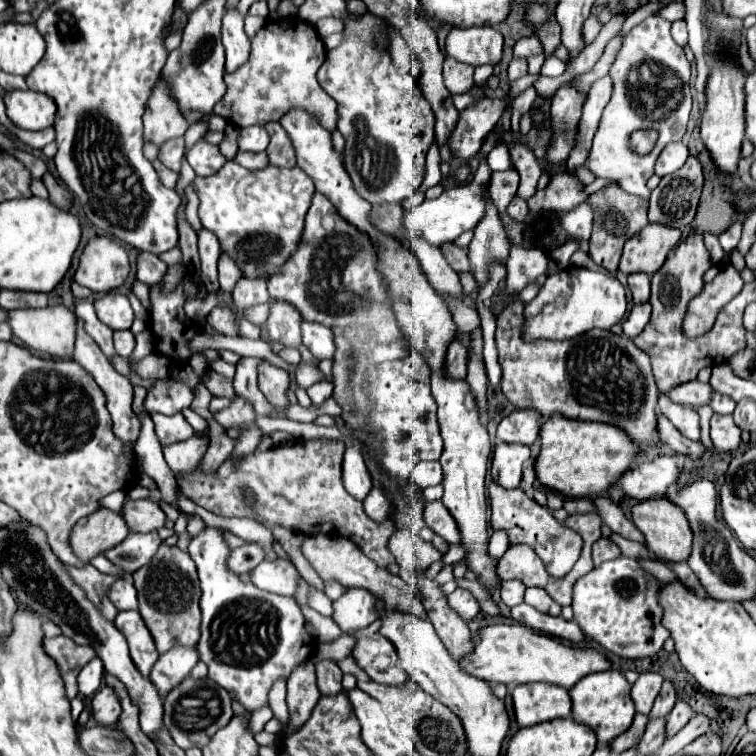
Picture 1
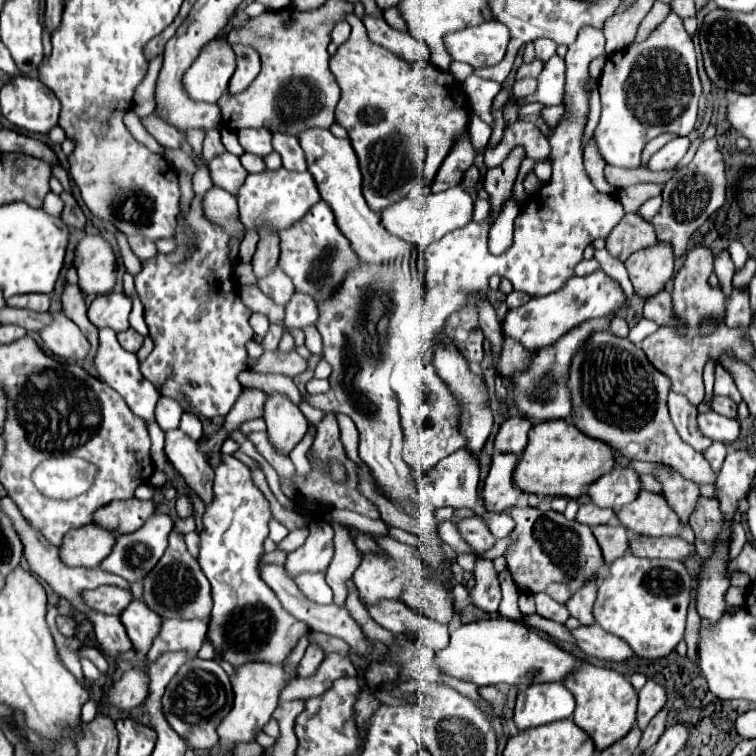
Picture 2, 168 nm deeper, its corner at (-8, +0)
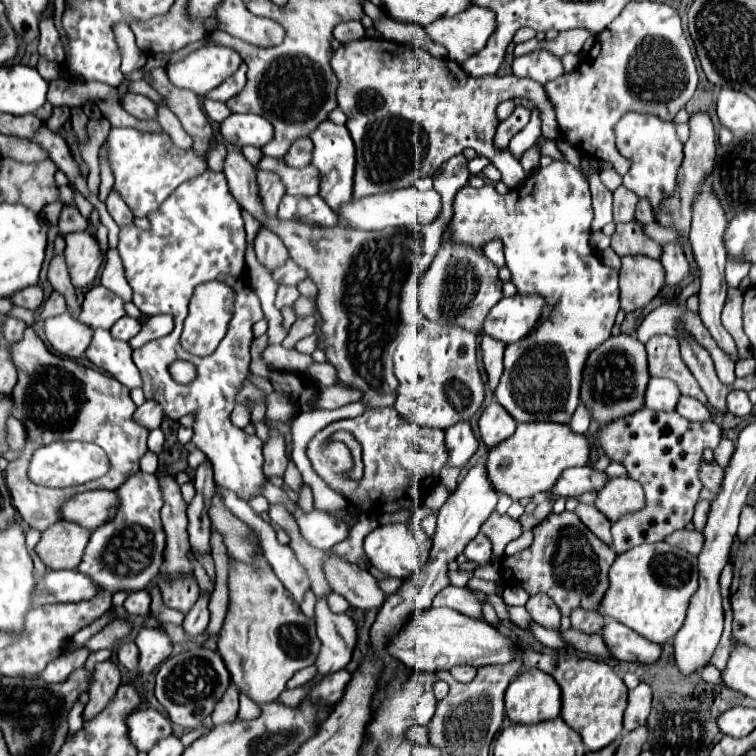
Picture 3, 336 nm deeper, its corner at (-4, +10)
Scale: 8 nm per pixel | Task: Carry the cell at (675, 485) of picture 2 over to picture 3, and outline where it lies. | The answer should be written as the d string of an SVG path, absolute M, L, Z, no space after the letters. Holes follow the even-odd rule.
M642 408L632 416L600 428L598 440L602 450L614 462L624 464L628 476L638 480L646 492L646 506L640 512L612 524L612 546L618 554L640 544L660 542L674 530L686 528L702 488L698 478L702 450L716 448L720 438L722 430L714 420L690 422L678 416L678 412L654 412L650 408Z

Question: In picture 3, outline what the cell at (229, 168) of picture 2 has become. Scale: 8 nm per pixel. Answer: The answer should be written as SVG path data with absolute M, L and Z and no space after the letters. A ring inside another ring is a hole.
M232 148L224 158L224 176L236 202L256 220L266 222L274 234L286 244L290 258L308 272L308 278L318 288L318 332L326 360L336 368L336 384L346 384L362 392L366 410L394 406L398 380L392 372L394 338L402 324L402 302L414 302L418 276L430 268L434 254L440 248L440 236L446 222L452 218L454 194L468 184L468 160L464 154L452 156L434 172L434 190L442 196L442 214L428 226L384 228L380 232L364 232L338 224L336 228L310 228L300 222L280 222L278 218L262 216L262 204L256 186L256 170Z

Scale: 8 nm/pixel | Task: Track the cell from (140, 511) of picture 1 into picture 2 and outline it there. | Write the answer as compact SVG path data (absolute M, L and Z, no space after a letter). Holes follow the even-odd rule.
M138 498L114 500L108 506L98 508L92 516L92 522L110 532L130 534L138 530L154 510L156 506L152 500L138 500Z

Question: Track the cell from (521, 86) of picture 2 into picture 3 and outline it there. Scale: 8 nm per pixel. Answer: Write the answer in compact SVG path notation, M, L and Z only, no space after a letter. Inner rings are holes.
M532 52L520 58L514 58L512 70L520 78L532 78L540 84L546 84L558 76L562 76L562 62L560 58L548 52Z

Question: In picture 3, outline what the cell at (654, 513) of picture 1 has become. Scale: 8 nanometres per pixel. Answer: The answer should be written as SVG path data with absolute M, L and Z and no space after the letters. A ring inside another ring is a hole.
M628 476L612 478L602 492L598 492L596 508L606 514L612 522L618 520L618 516L626 516L630 512L642 510L646 496L640 488L640 484Z

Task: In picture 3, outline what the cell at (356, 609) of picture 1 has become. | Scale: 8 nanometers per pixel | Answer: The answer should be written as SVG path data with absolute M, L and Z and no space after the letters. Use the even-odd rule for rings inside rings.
M420 514L414 516L406 524L388 524L388 526L378 526L364 538L364 552L370 560L370 564L380 570L386 576L392 578L406 578L414 576L420 568L424 568L428 554L430 554L430 544L432 540L422 532L420 528Z

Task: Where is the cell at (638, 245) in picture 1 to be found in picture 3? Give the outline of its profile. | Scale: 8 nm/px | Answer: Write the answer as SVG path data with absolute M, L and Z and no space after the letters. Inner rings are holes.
M624 256L620 268L620 308L632 312L644 308L664 286L666 272L662 272L660 260L650 260L650 256Z

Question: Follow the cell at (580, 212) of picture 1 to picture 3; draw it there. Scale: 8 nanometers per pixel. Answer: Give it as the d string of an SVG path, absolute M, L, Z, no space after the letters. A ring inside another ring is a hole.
M554 160L546 168L532 172L524 184L508 194L498 194L492 184L484 188L464 186L454 198L454 216L442 232L442 244L466 244L468 248L484 248L492 240L504 244L506 266L512 272L512 282L520 294L538 294L546 300L546 312L538 320L532 334L508 344L504 352L504 374L494 390L496 400L518 422L562 422L568 424L576 406L580 404L580 380L582 366L588 354L600 346L614 326L614 318L620 308L618 270L608 268L598 260L598 254L590 248L590 224L594 218L592 198L584 174L566 160Z

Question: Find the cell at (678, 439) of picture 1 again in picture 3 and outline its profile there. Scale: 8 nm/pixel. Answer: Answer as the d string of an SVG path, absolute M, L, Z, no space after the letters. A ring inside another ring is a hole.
M722 438L720 444L718 444L718 448L714 450L714 460L716 460L722 468L726 468L732 452L734 452L734 442L728 440L728 438Z

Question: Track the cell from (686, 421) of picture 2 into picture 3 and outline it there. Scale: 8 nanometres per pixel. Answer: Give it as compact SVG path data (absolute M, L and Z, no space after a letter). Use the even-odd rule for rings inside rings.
M652 378L646 390L646 406L662 412L674 412L676 404L680 400L678 384L666 378Z

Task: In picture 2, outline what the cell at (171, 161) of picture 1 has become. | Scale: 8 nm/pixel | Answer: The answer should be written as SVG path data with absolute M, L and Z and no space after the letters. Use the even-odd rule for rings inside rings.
M156 112L148 114L146 118L142 118L142 124L156 138L156 142L162 144L164 148L180 148L182 134L174 126L166 124L160 116L156 116Z

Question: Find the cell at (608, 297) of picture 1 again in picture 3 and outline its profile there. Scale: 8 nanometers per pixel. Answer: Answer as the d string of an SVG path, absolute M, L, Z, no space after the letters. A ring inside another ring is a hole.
M522 296L502 298L484 320L484 334L490 334L504 344L522 340L534 330L544 310L542 296Z

